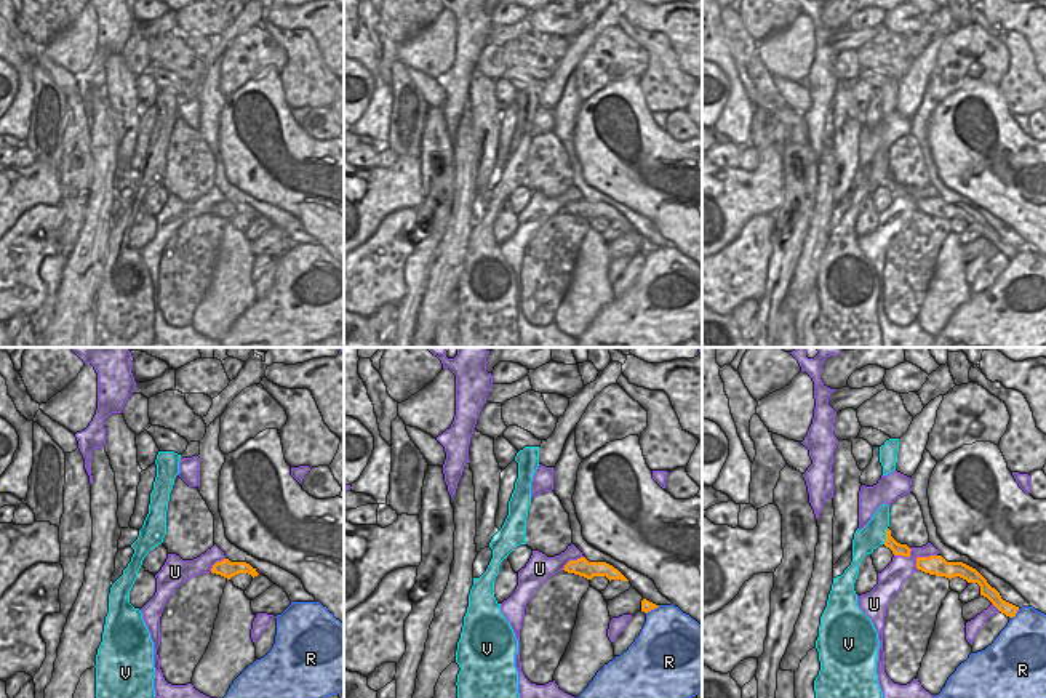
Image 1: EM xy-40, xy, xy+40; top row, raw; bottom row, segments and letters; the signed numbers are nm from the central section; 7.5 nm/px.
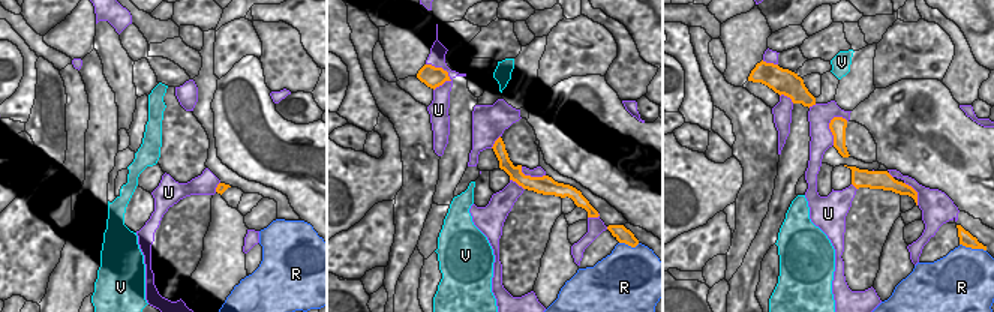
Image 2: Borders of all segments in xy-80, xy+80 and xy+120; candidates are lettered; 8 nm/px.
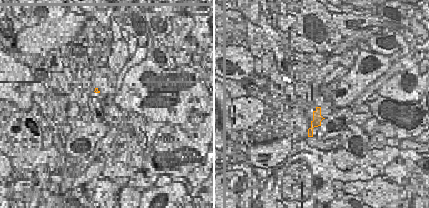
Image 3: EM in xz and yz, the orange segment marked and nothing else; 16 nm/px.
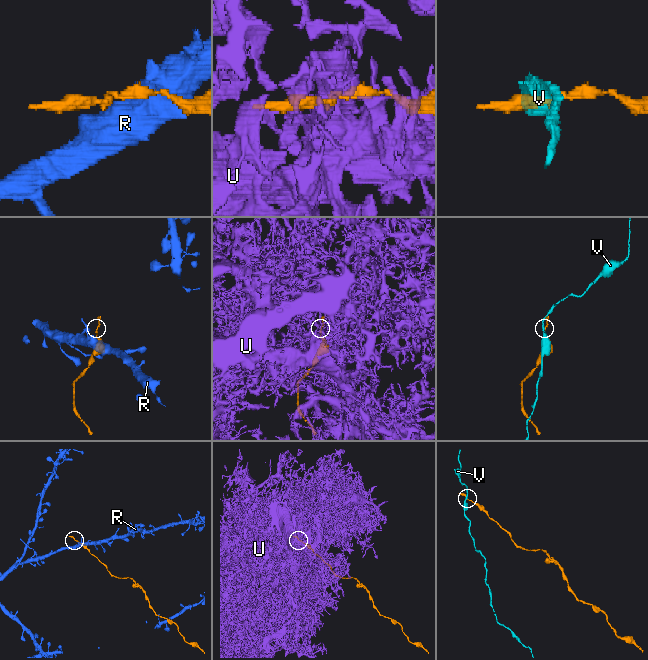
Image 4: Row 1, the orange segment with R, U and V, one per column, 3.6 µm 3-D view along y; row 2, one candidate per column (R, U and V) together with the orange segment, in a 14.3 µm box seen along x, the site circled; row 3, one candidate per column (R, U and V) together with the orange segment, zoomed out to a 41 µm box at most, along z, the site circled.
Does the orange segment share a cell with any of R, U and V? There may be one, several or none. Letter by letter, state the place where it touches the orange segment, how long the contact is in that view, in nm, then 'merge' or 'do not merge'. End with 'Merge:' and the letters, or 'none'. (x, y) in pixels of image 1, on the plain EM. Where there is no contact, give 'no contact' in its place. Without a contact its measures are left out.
R: contact xy (653, 250); length 130 nm; do not merge
U: contact xy+40 (922, 199); length 200 nm; do not merge
V: contact xy+40 (886, 178); length 130 nm; do not merge
Merge: none

